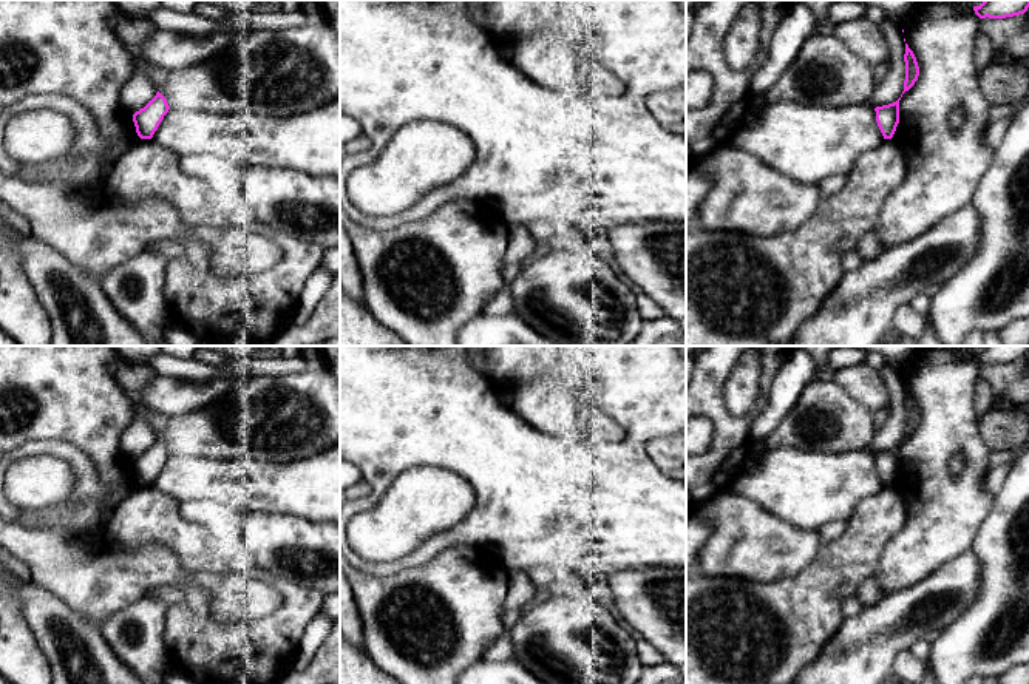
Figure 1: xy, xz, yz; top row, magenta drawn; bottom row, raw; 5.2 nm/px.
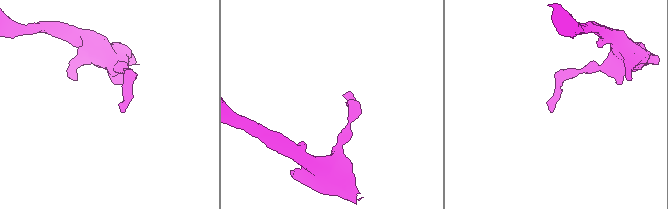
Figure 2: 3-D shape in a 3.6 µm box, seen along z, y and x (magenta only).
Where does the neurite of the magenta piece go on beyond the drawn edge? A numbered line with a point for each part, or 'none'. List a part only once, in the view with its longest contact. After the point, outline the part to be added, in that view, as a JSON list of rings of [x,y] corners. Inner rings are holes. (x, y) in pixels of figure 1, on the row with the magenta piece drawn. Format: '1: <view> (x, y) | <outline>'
none

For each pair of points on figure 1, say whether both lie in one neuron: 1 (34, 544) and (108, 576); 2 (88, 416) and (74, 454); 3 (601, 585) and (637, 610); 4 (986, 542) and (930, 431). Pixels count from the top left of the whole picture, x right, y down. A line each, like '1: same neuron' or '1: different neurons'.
1: same neuron
2: different neurons
3: different neurons
4: different neurons

